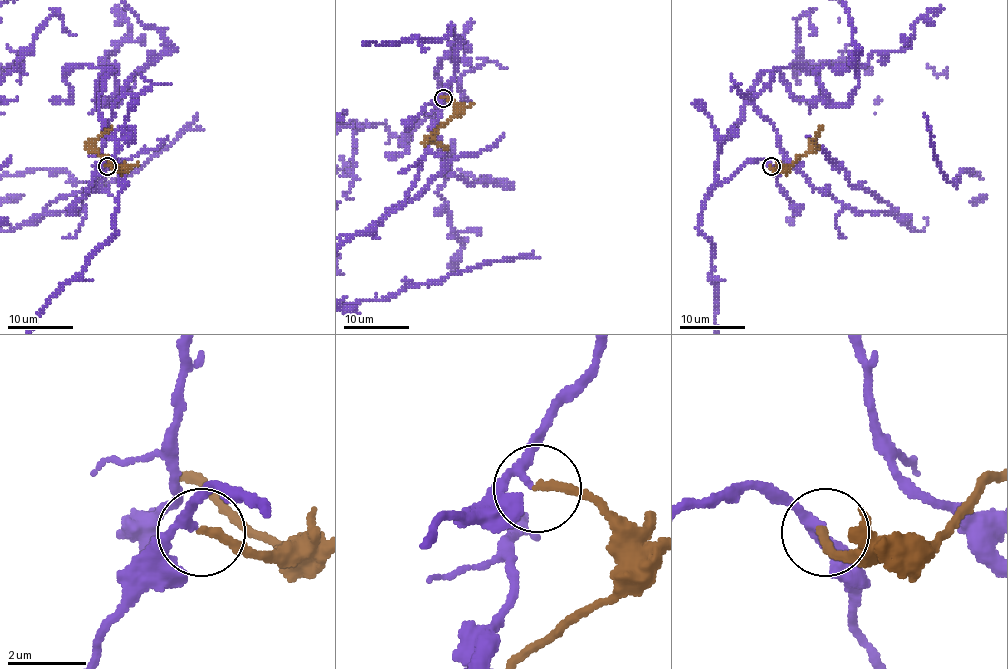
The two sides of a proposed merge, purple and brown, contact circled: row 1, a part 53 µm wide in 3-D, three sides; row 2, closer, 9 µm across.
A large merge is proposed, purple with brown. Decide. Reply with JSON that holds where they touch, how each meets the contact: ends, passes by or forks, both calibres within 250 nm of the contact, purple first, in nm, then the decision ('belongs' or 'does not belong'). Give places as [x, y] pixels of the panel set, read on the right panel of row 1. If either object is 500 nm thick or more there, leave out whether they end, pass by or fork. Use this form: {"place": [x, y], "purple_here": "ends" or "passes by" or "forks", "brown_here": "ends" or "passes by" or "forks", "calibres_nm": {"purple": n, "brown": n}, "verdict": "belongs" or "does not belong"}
{"place": [771, 166], "purple_here": "passes by", "brown_here": "ends", "calibres_nm": {"purple": 200, "brown": 220}, "verdict": "belongs"}

